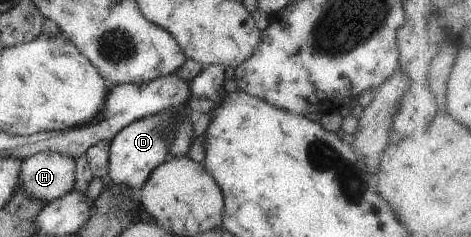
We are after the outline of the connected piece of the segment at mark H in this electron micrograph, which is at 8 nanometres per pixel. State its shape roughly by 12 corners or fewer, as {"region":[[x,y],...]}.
{"region":[[74,158],[21,161],[18,188],[40,203],[74,189]]}

